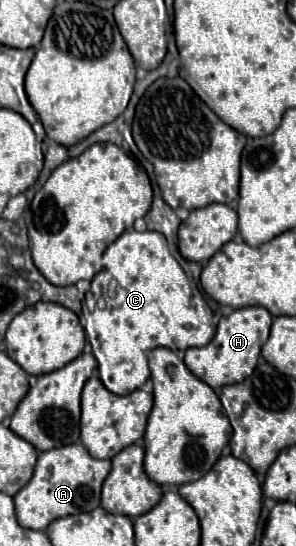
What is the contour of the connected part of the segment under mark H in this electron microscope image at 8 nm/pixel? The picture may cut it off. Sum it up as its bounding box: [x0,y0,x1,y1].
[184,307,272,389]

